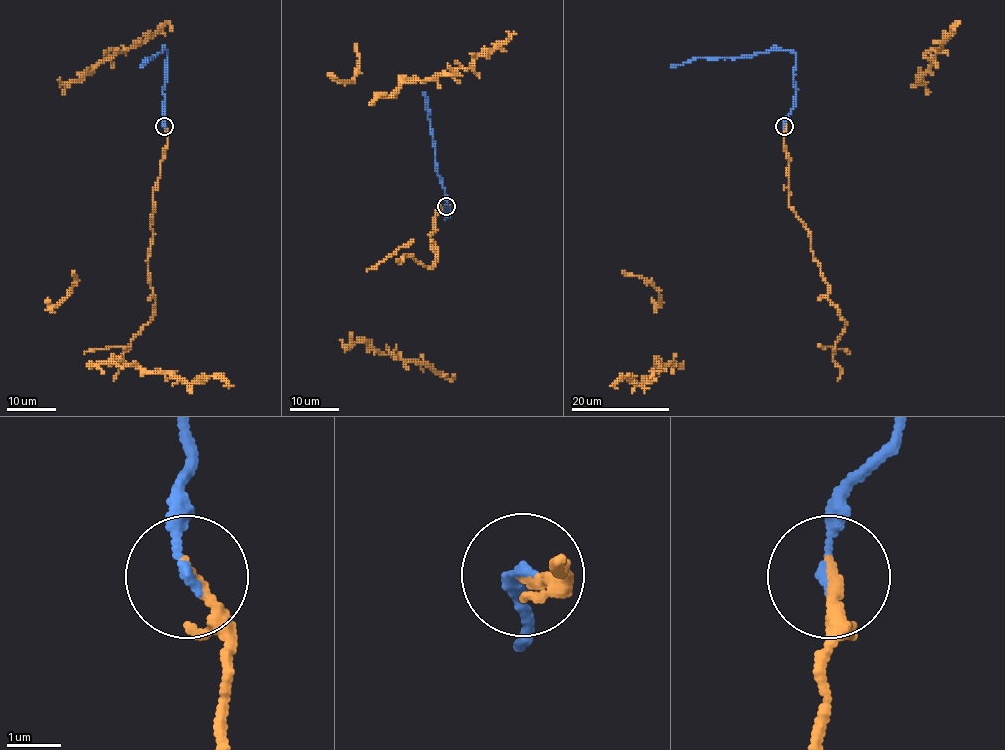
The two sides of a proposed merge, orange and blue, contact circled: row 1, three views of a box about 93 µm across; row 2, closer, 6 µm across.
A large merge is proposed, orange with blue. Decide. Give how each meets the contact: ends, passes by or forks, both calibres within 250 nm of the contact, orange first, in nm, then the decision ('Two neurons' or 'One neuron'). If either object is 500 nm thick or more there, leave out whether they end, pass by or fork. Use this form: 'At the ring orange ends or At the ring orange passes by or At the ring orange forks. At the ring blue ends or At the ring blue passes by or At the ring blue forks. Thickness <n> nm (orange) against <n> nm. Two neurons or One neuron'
At the ring orange ends. At the ring blue ends. Thickness 240 nm (orange) against 170 nm. One neuron

